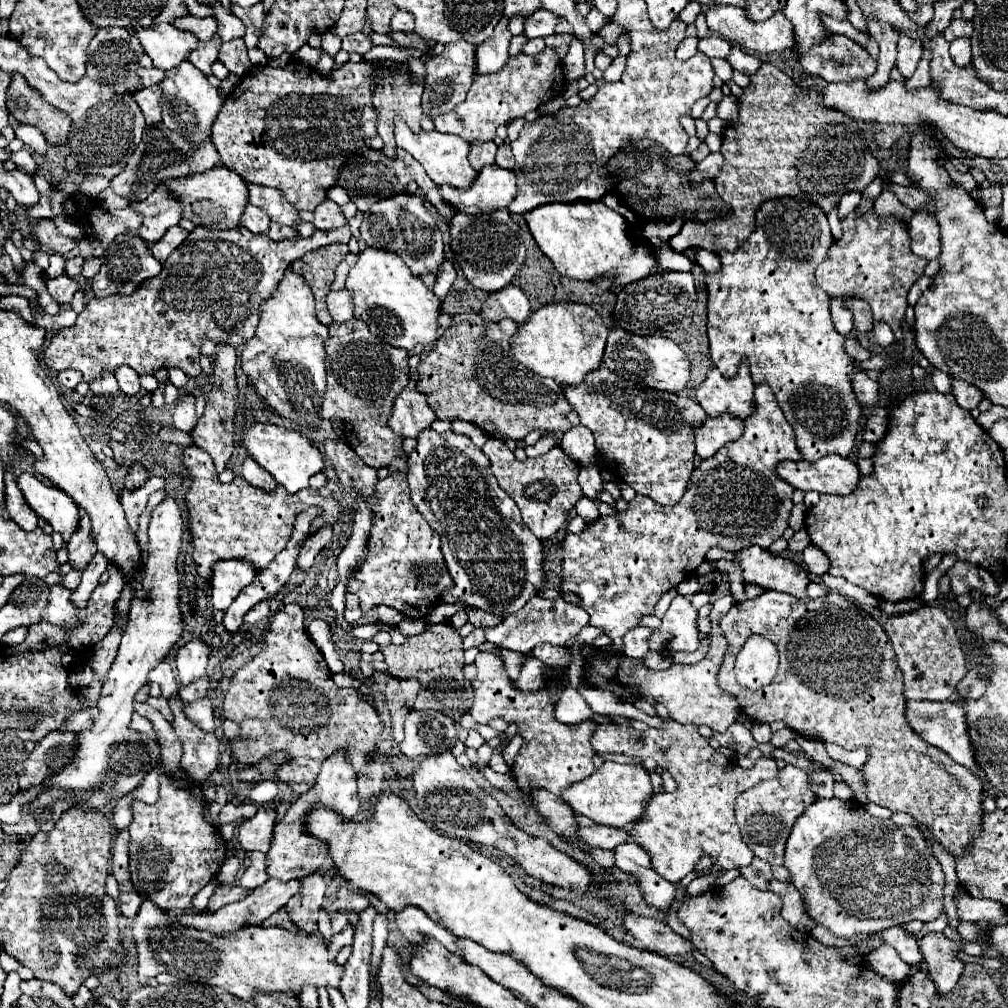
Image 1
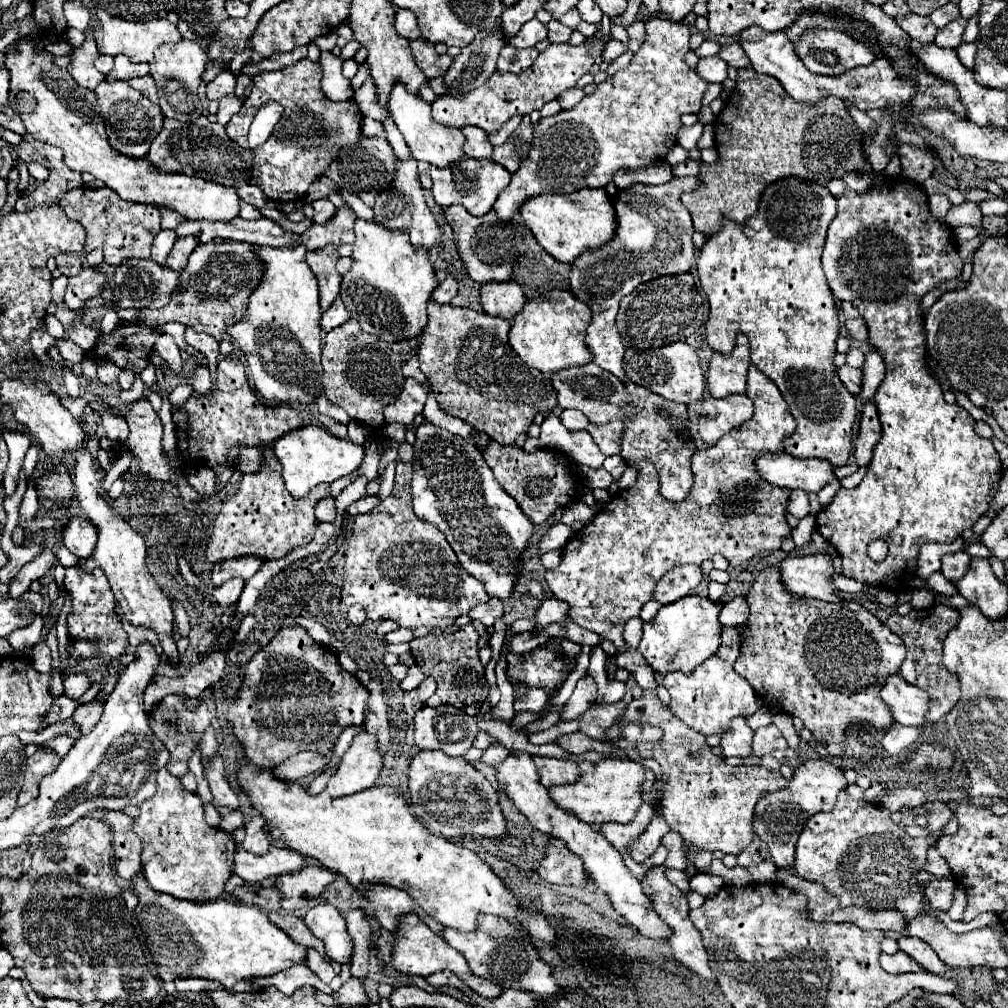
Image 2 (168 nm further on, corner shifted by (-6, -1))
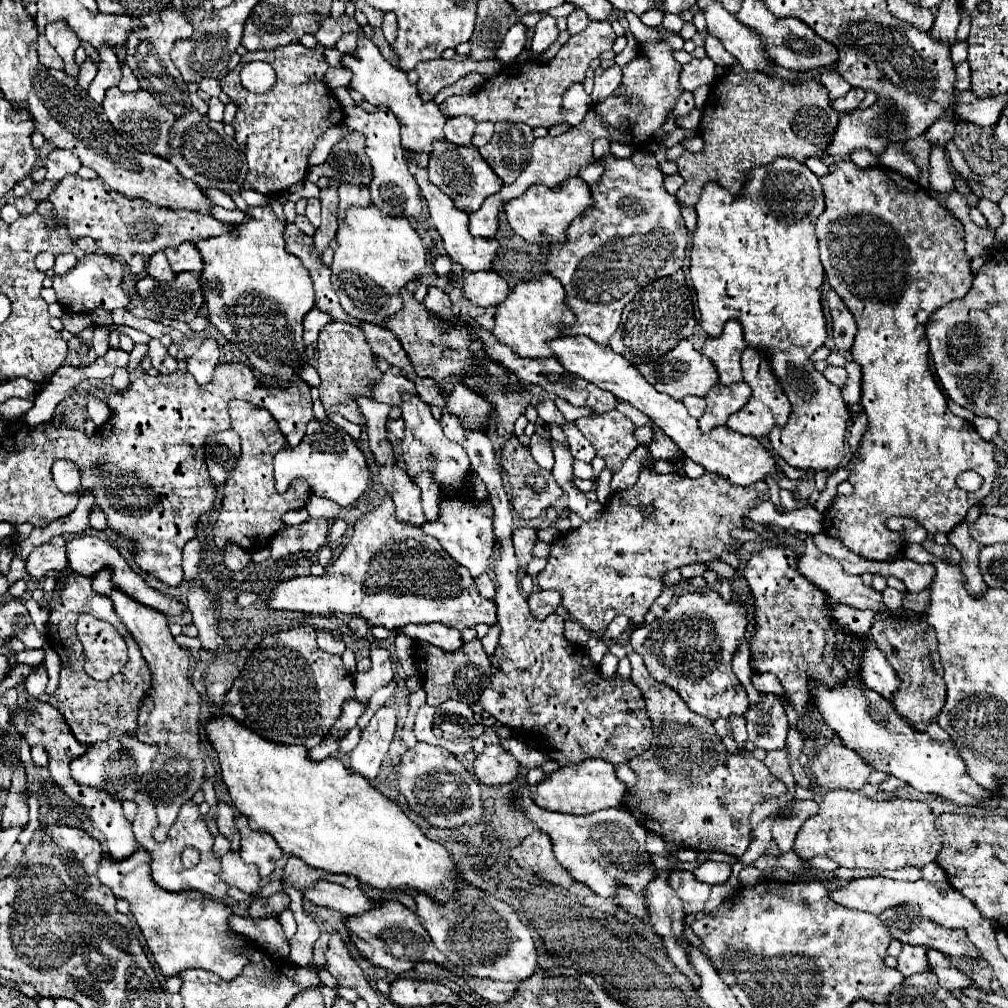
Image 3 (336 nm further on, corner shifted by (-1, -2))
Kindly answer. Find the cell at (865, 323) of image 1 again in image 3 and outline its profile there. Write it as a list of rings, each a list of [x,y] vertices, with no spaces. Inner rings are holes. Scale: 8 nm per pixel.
[[[835,290],[827,292],[827,302],[829,302],[829,310],[831,310],[831,338],[833,344],[839,352],[849,352],[853,346],[853,338],[857,332],[857,324],[853,320],[853,314],[849,312],[849,308],[843,304],[843,300],[839,298],[839,294],[835,294]]]

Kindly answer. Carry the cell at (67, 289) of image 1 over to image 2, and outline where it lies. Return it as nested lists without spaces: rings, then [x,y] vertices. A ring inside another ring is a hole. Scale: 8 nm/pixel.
[[[84,267],[78,275],[70,277],[68,279],[68,287],[66,287],[66,295],[64,295],[64,303],[78,311],[86,299],[90,297],[96,297],[102,293],[104,289],[104,275],[96,269],[90,269],[90,267]]]

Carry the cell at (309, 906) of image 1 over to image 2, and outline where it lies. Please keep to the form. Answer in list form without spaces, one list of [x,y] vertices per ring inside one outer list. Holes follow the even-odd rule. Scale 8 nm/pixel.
[[[320,901],[304,915],[306,927],[324,941],[326,955],[338,963],[346,963],[352,957],[352,939],[346,931],[346,923],[340,911],[328,901]]]

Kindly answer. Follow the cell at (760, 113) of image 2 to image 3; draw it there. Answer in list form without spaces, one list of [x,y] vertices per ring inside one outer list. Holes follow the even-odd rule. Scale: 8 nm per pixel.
[[[733,64],[725,70],[725,76],[715,80],[703,108],[699,134],[705,148],[699,154],[683,152],[677,160],[679,174],[685,180],[677,200],[695,206],[707,180],[721,184],[729,192],[739,192],[747,172],[781,156],[793,156],[799,162],[805,162],[809,156],[821,158],[821,150],[833,138],[837,120],[839,114],[831,108],[827,88],[819,80],[793,84],[763,72],[743,72],[739,64]]]

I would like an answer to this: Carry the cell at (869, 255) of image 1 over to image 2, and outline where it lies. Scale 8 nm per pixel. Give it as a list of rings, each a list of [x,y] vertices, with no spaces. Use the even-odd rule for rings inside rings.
[[[888,179],[880,187],[870,187],[858,195],[852,189],[838,199],[838,213],[828,227],[828,237],[822,253],[822,269],[826,273],[832,295],[838,301],[850,301],[858,307],[868,323],[870,343],[882,353],[886,377],[874,393],[878,407],[882,437],[874,447],[870,469],[862,483],[854,489],[844,489],[834,495],[832,503],[816,515],[818,533],[838,551],[842,573],[860,583],[884,587],[888,591],[906,591],[916,575],[916,561],[924,543],[952,543],[980,517],[990,511],[990,505],[1000,489],[1002,461],[990,439],[974,431],[972,415],[960,405],[950,405],[942,397],[940,383],[928,373],[924,353],[924,323],[920,317],[920,299],[944,279],[952,279],[962,271],[962,261],[956,253],[956,241],[948,237],[946,223],[938,223],[928,211],[928,195],[920,183]],[[874,539],[886,539],[888,557],[876,563],[868,557],[866,545]]]

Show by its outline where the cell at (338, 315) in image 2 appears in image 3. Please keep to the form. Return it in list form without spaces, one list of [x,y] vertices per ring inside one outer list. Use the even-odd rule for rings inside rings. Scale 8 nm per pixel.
[[[311,308],[311,310],[307,312],[307,316],[303,318],[303,342],[305,342],[307,346],[315,344],[319,330],[321,330],[325,324],[329,324],[331,320],[333,320],[333,318],[331,318],[329,314],[321,312],[319,308]]]

